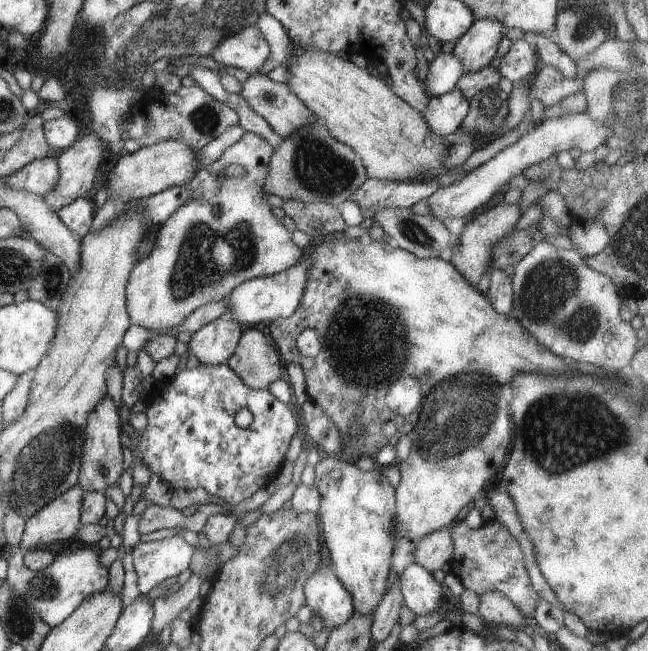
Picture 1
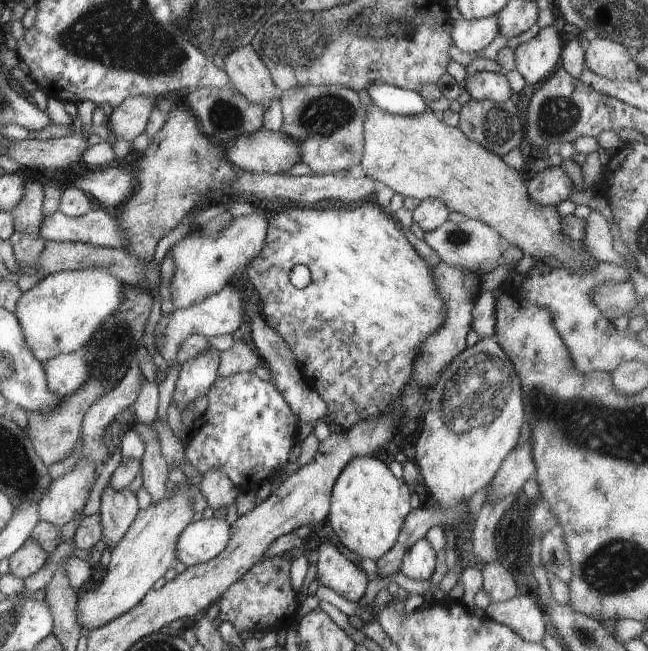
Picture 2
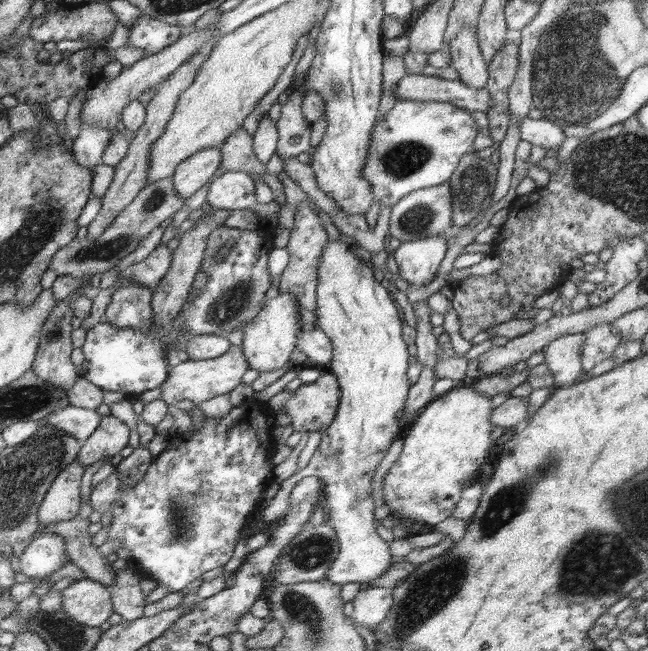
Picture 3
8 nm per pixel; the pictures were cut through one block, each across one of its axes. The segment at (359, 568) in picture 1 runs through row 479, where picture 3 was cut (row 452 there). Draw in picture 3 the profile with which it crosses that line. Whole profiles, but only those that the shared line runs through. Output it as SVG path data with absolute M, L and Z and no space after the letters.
M344 233L336 240L328 240L319 268L319 306L316 307L315 324L328 335L334 349L332 362L325 370L336 375L342 388L338 412L330 426L321 431L320 444L307 466L282 482L275 497L270 500L266 508L262 509L262 524L271 525L286 515L290 508L289 496L297 481L308 476L320 477L320 480L324 481L326 496L323 507L328 511L328 523L336 531L339 547L337 560L328 570L326 580L338 585L357 583L364 587L366 583L383 576L392 567L390 546L376 534L372 477L390 449L392 438L402 427L402 424L394 420L394 416L398 412L400 420L404 416L404 405L410 388L410 380L406 376L406 370L410 366L408 362L410 354L408 354L408 344L402 340L400 310L394 306L394 300L386 290L386 286L376 282L372 266L356 256L356 251L352 249L354 246L358 246L356 239Z

